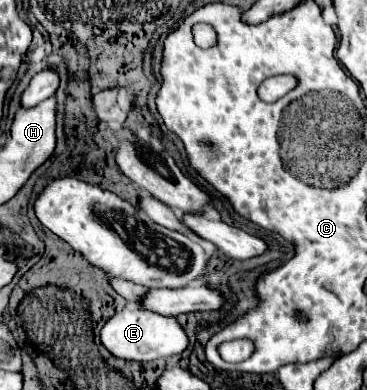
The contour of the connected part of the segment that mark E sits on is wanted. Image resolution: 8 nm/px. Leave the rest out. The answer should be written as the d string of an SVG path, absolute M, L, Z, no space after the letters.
M122 310L116 312L100 330L100 340L104 348L122 360L136 360L136 362L150 362L156 358L170 358L180 354L188 346L188 338L182 326L172 316L160 316L146 310Z

